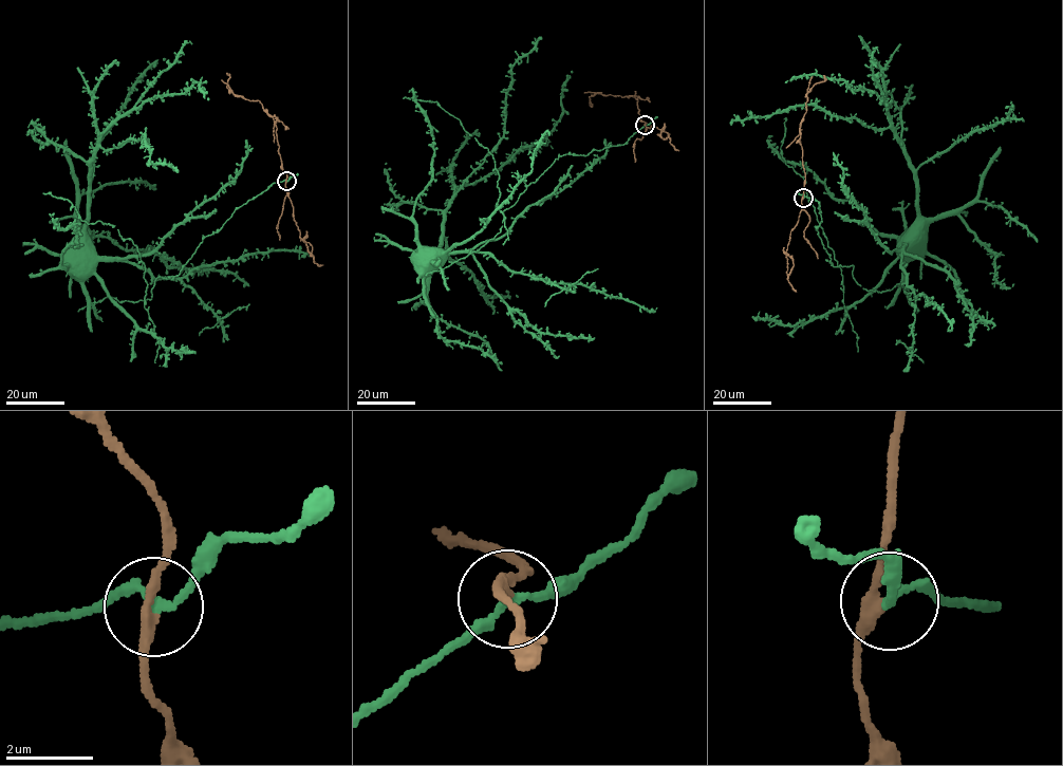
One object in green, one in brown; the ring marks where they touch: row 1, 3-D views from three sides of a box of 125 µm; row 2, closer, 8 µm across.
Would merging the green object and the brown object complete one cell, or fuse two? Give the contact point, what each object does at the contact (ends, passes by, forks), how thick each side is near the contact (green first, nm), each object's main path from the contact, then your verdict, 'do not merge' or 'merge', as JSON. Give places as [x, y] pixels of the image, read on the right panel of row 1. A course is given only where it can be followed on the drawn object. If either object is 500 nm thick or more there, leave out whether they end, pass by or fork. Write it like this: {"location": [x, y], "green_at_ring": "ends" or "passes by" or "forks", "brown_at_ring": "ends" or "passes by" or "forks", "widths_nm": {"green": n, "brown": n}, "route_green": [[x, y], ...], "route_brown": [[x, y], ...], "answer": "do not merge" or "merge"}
{"location": [803, 198], "green_at_ring": "passes by", "brown_at_ring": "passes by", "widths_nm": {"green": 180, "brown": 240}, "route_green": [[803, 198], [819, 205], [815, 228], [830, 262], [853, 266], [853, 278], [865, 290], [905, 288], [902, 242]], "route_brown": [[803, 198], [800, 122], [806, 94], [824, 80], [823, 75]], "answer": "do not merge"}

